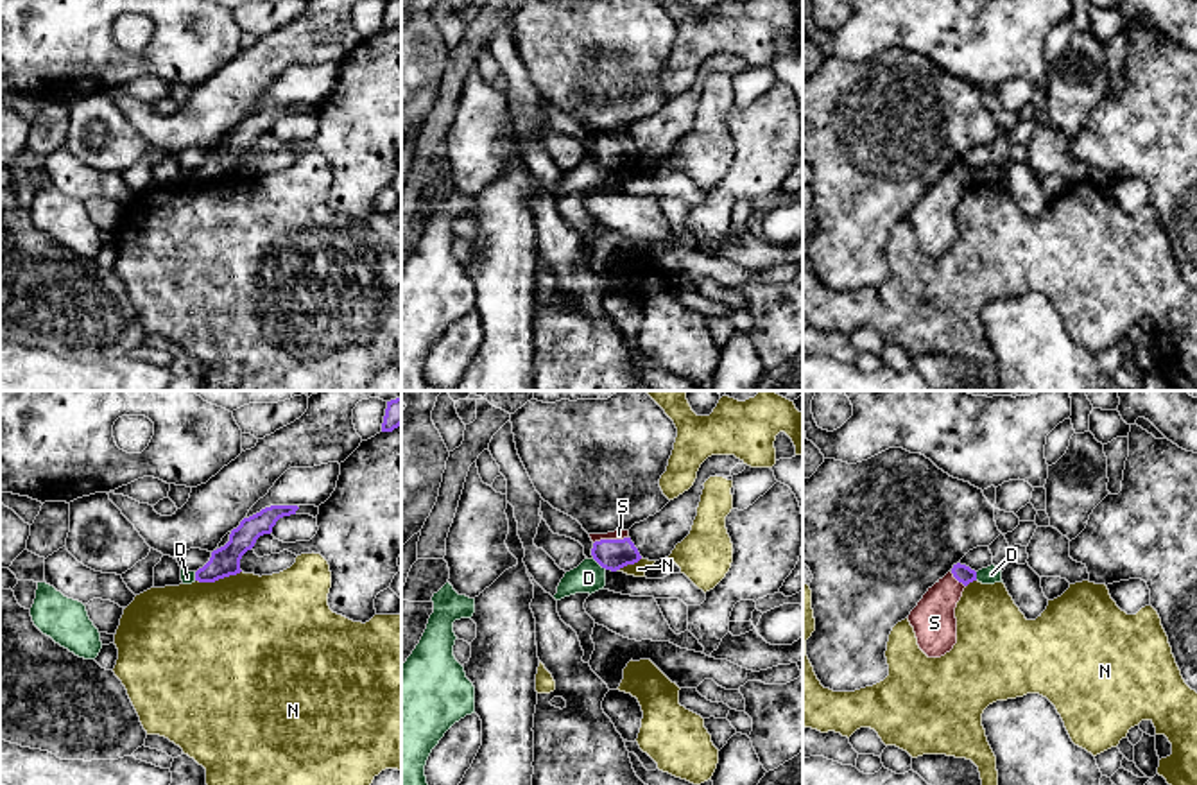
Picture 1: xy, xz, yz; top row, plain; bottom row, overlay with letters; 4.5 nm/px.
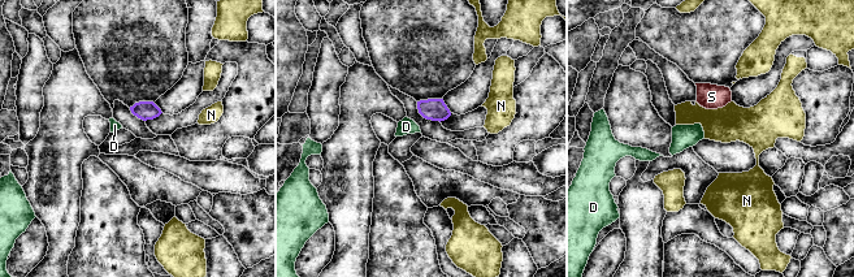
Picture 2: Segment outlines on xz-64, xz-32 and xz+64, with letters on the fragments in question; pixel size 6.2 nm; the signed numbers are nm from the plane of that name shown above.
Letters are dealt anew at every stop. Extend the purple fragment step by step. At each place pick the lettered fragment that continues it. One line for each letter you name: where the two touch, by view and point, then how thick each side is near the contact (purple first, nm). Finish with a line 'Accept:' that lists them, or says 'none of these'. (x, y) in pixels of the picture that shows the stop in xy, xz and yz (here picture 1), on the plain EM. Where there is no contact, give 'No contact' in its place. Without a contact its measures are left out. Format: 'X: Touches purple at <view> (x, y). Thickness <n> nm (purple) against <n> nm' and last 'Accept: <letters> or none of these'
S: Touches purple at xz (610, 138). Thickness 140 nm (purple) against 50 nm
Accept: S

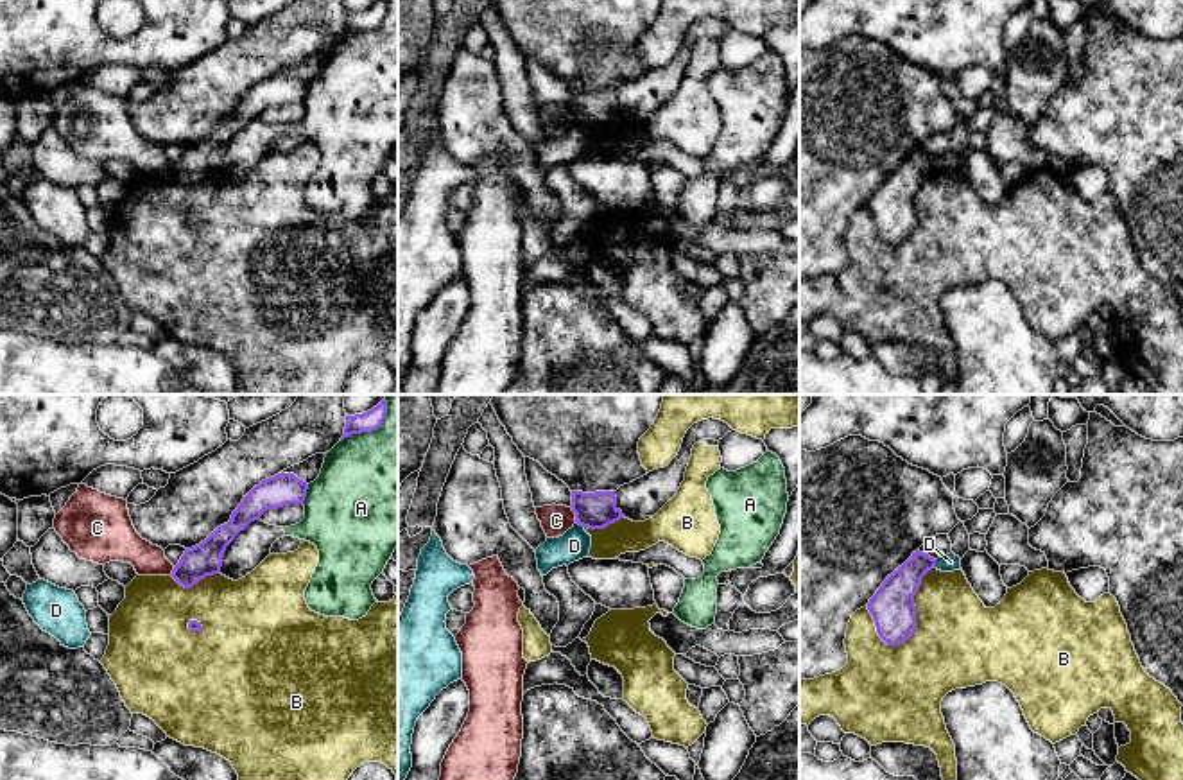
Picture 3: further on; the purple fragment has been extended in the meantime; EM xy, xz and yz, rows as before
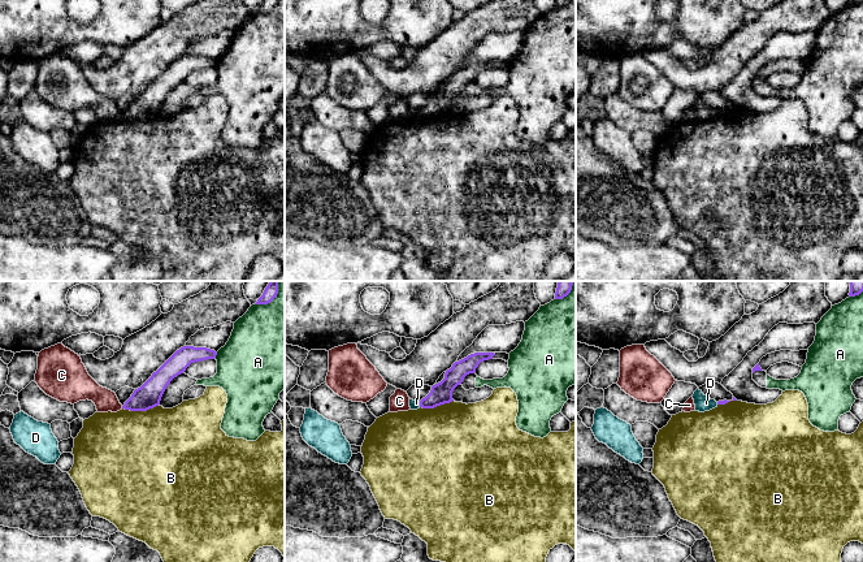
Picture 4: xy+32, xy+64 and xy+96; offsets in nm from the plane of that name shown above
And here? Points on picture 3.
Accept: none of these

